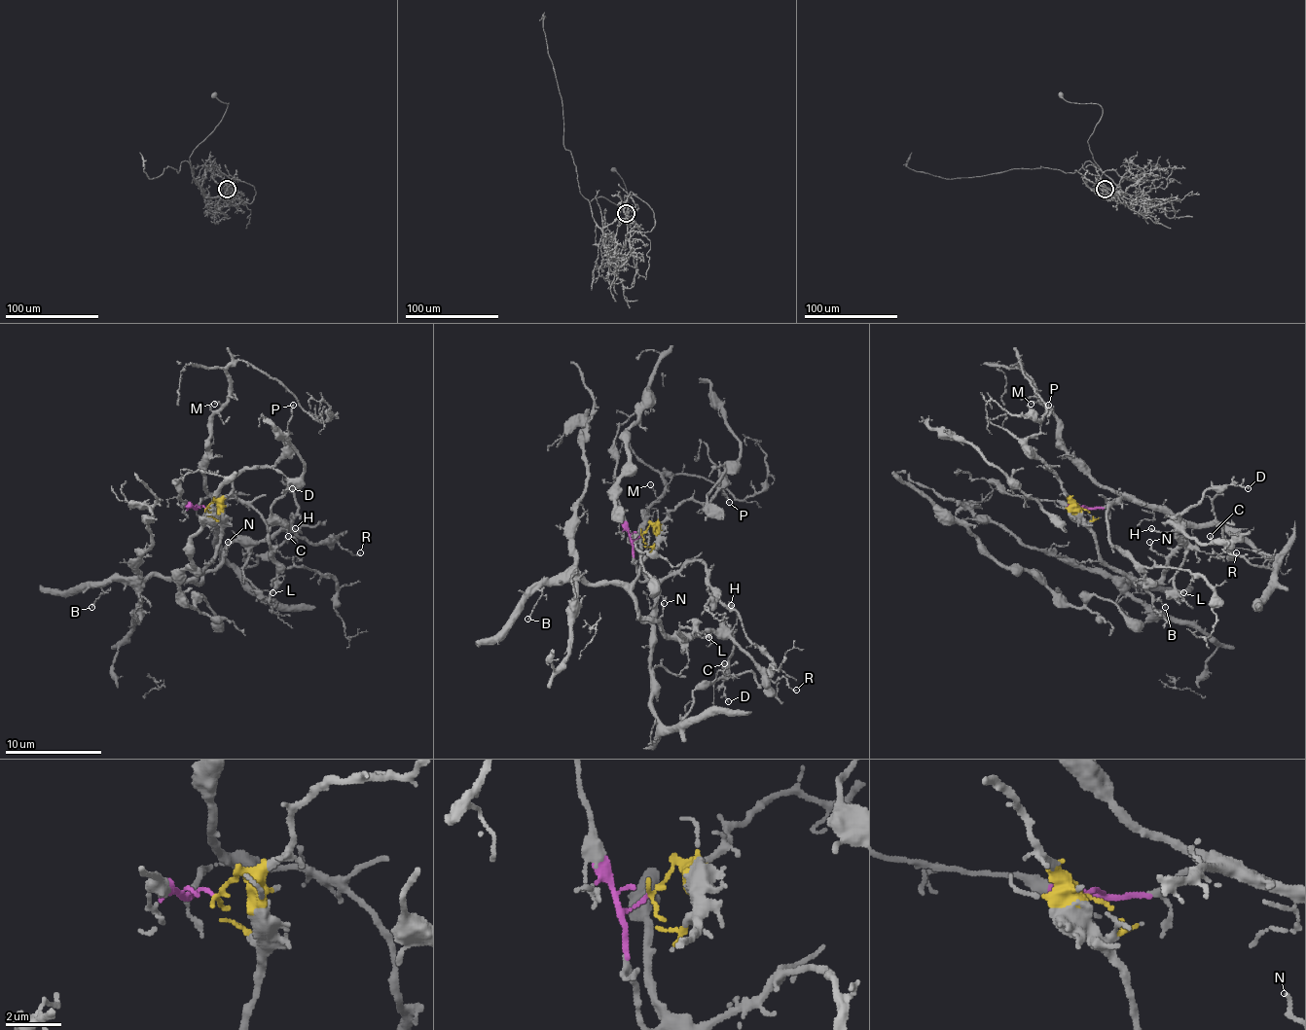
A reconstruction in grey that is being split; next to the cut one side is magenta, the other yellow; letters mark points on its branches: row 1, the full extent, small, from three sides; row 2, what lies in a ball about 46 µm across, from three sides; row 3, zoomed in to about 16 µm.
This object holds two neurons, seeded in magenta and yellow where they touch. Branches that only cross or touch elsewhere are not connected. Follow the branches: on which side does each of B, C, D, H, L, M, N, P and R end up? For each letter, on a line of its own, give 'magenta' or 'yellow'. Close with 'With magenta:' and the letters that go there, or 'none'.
B: yellow
C: magenta
D: yellow
H: yellow
L: yellow
M: magenta
N: yellow
P: yellow
R: yellow
With magenta: C, M

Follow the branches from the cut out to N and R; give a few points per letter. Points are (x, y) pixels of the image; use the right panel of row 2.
N: (1080, 509), (1093, 515), (1090, 528), (1098, 554), (1109, 566), (1153, 584), (1161, 576), (1166, 559), (1148, 542)
R: (1080, 509), (1093, 515), (1098, 554), (1153, 584), (1182, 542), (1182, 530), (1236, 551)

